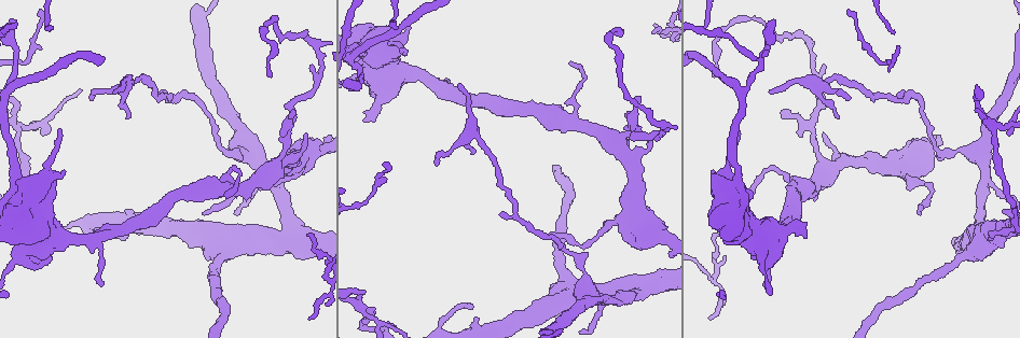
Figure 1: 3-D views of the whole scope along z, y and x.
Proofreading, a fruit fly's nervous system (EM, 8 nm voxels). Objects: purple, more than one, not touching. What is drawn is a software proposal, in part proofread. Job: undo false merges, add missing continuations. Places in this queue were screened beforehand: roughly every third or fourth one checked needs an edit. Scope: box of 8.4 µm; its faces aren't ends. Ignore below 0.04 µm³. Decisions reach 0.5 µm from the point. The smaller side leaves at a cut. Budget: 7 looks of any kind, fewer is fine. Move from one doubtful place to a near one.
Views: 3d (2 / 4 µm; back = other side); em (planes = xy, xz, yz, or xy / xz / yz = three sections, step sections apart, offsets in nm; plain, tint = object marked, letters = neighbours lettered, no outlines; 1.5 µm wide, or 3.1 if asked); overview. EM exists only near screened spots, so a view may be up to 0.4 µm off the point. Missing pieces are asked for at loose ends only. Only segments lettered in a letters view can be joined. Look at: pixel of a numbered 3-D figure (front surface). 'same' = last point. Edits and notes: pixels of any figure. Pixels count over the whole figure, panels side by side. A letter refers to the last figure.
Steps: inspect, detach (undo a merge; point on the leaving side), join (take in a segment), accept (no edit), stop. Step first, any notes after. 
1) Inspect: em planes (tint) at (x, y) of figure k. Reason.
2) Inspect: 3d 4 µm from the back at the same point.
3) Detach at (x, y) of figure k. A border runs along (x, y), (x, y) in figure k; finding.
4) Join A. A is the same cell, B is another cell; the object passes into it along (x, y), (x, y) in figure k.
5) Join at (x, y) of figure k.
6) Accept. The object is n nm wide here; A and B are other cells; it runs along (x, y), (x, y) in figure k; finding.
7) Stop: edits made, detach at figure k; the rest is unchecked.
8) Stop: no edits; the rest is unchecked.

Inspect: em yz step 4 (tint) at (439, 162) of figure 1. Tapers out.

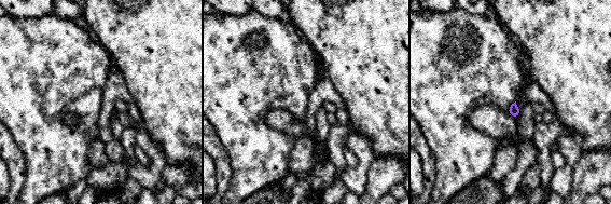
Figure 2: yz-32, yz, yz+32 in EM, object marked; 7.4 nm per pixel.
Inspect: em planes (letters) at the same point.

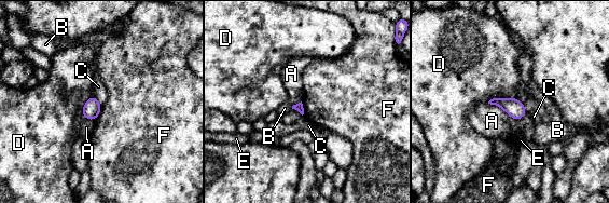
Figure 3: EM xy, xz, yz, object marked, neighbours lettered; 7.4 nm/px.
Accept. The longest contact is with A, 260 nm; A, B, C, D, E and F are other cells; none of them fits.

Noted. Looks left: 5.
Inspect: 3d 4 µm from the back at (988, 121) of figure 1. Three-way junction.

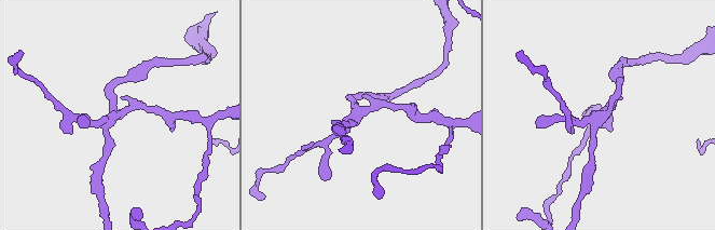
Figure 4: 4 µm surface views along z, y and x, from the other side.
Inspect: em planes (tint) at (119, 117) of figure 4. Need the tissue.

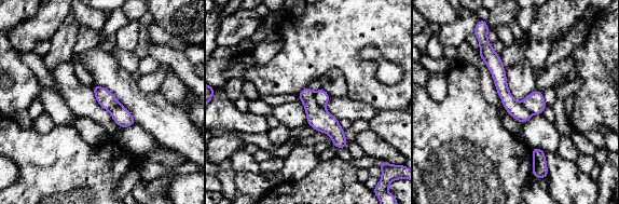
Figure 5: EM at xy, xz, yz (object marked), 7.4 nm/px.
Inspect: em planes (letters) at the same point. See the neighbours.

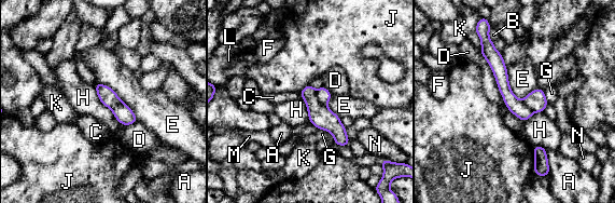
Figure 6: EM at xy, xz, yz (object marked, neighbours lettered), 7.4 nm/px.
Detach at (320, 116) of figure 6. The object is 120 nm wide here; A, B, C, D, E, F, G, H, J, K, L, M and N are other cells; the part that leaves runs along (307, 89), (313, 106), (346, 143) in figure 6; two neurons meet here.

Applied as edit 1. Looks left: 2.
Inspect: em planes (letters) at (407, 28) of figure 1. Thick end.

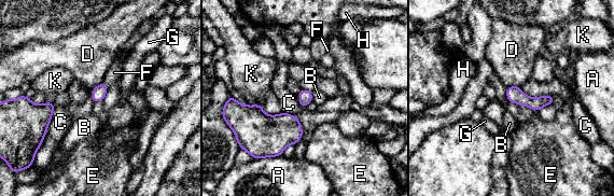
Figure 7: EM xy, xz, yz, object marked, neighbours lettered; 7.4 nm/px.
Join F. The longest contact is with C, 280 nm; F is the same cell, A, B, C, D, E, G, H and K are other cells; the object passes into it along (99, 92), (106, 84), (114, 72) in figure 7; the neuron continues.

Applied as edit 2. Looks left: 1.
Stop: edits made, detach at figure 6, join at figure 7; the rest is unchecked.

